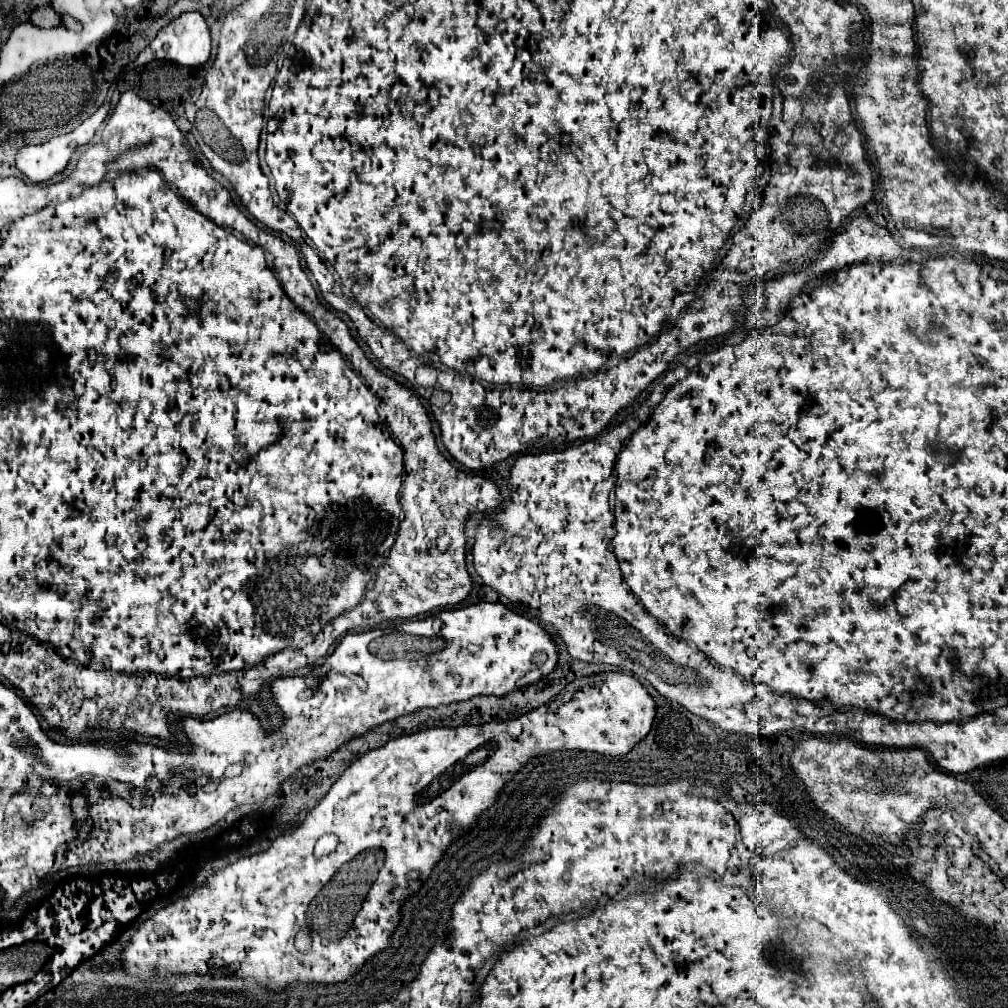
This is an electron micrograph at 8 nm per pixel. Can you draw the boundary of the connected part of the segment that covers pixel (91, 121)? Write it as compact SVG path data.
M108 102L100 106L88 120L84 120L70 134L52 138L44 144L32 144L32 146L20 148L16 154L16 166L30 178L30 182L36 182L36 184L54 178L56 174L66 170L72 158L72 152L78 146L84 146L92 140L94 132L98 130L106 114L108 114Z

